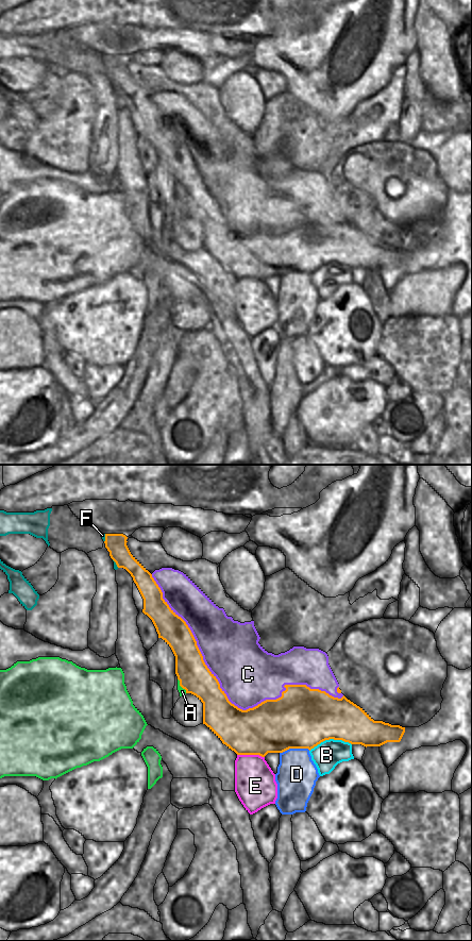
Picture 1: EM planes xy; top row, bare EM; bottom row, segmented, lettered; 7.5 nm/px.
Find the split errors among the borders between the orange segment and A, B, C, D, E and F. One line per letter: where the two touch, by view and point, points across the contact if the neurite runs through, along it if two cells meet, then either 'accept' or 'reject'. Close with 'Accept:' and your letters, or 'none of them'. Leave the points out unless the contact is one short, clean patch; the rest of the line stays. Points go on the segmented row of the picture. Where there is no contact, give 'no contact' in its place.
A: xy (181, 686) | reject
B: xy (330, 738) | reject
C: xy (226, 698) | accept
D: xy (294, 748) | reject
E: xy (251, 754) | along xy (237, 754), (258, 754), (264, 757) | reject
F: xy (105, 538) | reject
Accept: C

